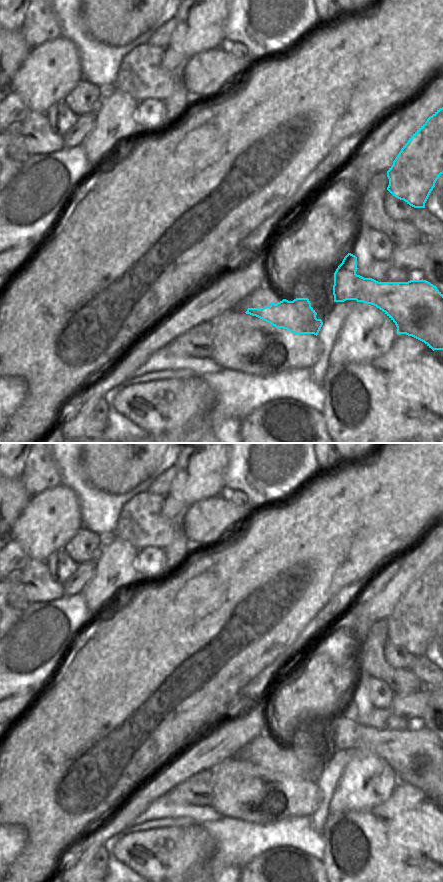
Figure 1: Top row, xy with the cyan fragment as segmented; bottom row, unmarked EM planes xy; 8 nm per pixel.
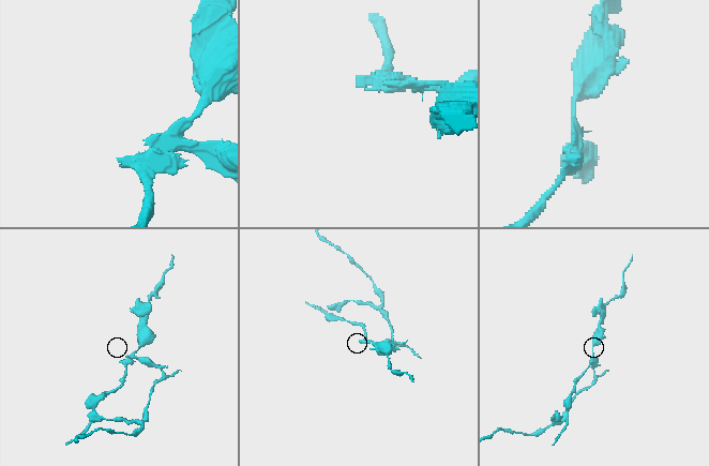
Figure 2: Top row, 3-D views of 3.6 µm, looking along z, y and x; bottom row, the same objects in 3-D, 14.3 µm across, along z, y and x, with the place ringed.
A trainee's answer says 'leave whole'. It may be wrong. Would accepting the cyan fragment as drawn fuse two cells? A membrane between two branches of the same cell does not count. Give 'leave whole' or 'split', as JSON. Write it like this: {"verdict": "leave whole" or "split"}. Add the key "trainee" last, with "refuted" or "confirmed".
{"verdict": "split", "trainee": "refuted"}

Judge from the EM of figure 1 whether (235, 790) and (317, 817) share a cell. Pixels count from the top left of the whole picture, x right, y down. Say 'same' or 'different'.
different

